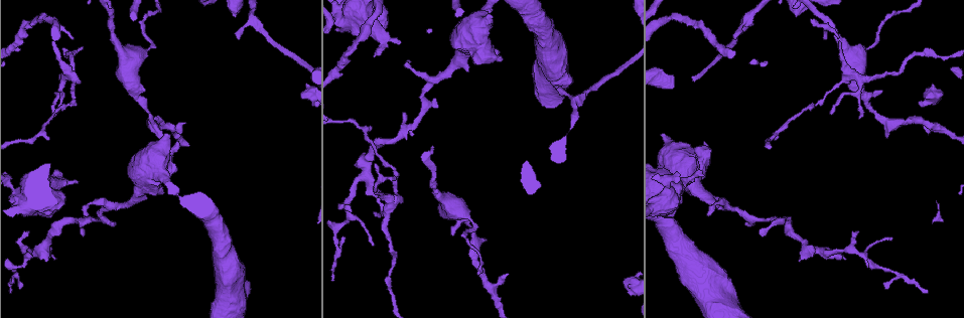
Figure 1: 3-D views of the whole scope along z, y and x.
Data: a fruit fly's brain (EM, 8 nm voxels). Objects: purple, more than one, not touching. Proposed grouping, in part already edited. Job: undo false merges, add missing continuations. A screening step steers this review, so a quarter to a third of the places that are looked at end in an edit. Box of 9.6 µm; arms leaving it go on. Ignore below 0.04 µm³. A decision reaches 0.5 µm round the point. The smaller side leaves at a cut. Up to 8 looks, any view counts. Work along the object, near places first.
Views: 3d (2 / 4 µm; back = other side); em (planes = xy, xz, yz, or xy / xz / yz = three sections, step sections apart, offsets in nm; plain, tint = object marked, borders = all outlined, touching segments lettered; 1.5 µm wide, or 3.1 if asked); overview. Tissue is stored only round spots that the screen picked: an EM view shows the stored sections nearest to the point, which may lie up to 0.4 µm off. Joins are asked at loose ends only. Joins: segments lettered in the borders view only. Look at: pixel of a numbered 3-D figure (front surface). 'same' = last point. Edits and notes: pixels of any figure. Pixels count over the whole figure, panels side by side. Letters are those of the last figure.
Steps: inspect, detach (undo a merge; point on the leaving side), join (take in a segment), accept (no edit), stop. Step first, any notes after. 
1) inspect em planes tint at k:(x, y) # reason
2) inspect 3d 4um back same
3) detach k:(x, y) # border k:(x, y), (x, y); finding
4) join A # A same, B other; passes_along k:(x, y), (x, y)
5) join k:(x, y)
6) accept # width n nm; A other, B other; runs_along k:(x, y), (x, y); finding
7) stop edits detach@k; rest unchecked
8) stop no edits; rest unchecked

inspect em xy step 4 borders at 1:(824, 38) # branch stops here

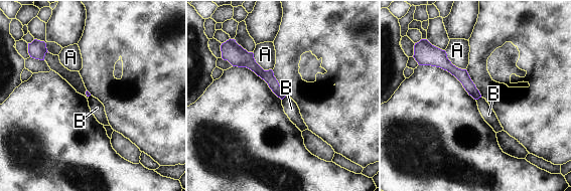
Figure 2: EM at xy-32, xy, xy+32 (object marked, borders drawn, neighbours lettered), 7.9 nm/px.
accept # A other, B other; runs_along 2:(427, 62), (442, 61), (477, 94); no lettered segment goes on from it

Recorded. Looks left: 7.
inspect 3d 2um at 1:(873, 76) # thick turns thin

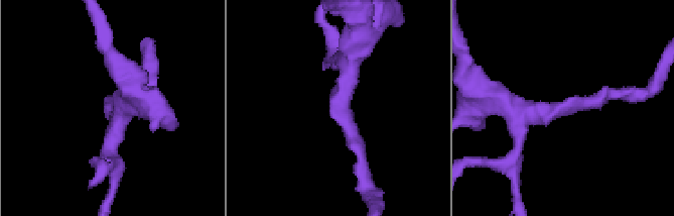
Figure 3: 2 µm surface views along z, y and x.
inspect em xz step 4 tint at 3:(114, 109)

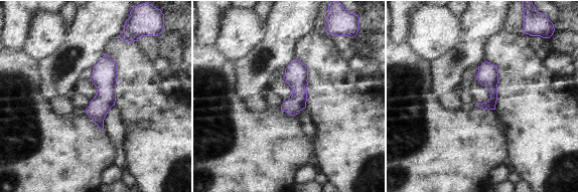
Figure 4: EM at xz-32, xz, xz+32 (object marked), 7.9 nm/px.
inspect em planes borders same

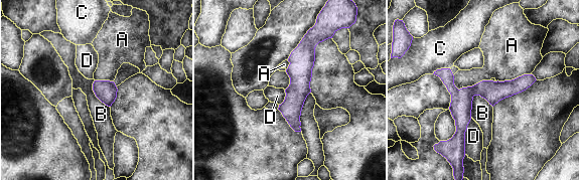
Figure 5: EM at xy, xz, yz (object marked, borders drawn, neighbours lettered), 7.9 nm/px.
accept # width 170 nm; longest_contact D 300 nm; A other, B other, C other, D other; all the same neuron

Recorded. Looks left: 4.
inspect 3d 4um at 1:(340, 21) # thick turns thin

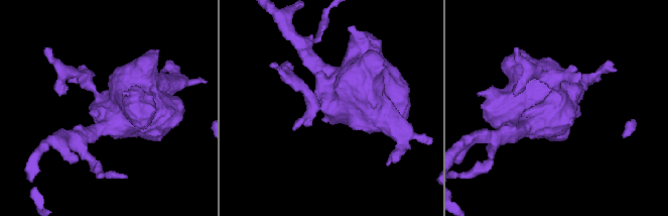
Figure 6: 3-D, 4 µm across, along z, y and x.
inspect em xz step 4 tint at 6:(329, 102) # shape alone is not enough

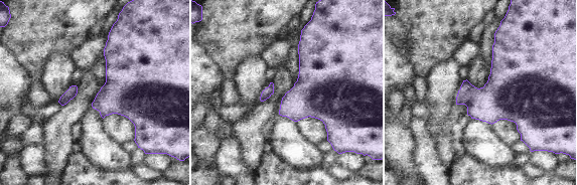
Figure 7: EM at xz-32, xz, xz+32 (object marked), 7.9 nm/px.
inspect em planes borders same

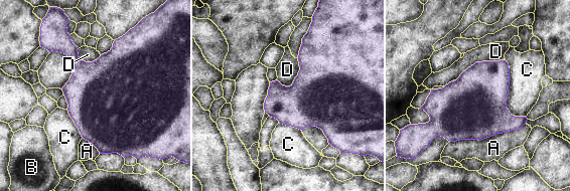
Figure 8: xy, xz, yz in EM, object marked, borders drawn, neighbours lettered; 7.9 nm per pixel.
accept # A other, B other, C other, D other; continuous, no second neuron

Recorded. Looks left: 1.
stop no edits; rest unchecked

